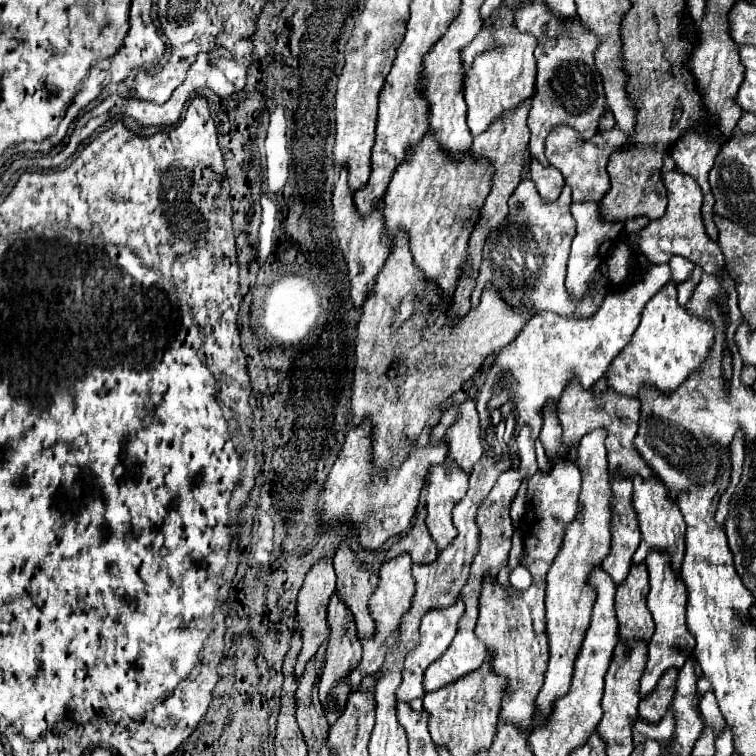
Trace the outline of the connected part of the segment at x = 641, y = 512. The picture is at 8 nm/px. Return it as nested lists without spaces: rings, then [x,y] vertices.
[[[654,474],[652,478],[644,480],[642,476],[634,476],[634,494],[632,494],[632,504],[634,510],[638,512],[638,526],[640,526],[640,546],[634,552],[634,564],[644,562],[644,558],[648,556],[648,552],[652,548],[660,548],[670,552],[672,556],[672,566],[678,570],[684,558],[684,532],[686,532],[686,522],[684,516],[674,500],[674,496],[670,496],[670,488],[666,488],[666,484],[662,484],[662,480]]]

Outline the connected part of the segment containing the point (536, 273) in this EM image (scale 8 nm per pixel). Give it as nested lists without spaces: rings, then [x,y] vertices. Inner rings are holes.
[[[524,179],[510,197],[510,216],[506,224],[494,230],[484,246],[484,258],[480,266],[480,274],[476,280],[476,288],[472,292],[472,304],[476,306],[480,300],[480,292],[486,282],[492,282],[498,292],[508,300],[514,308],[530,306],[534,314],[538,312],[554,312],[558,316],[594,316],[598,304],[602,304],[602,296],[594,292],[594,296],[584,296],[584,302],[574,304],[570,294],[566,292],[564,276],[568,264],[570,242],[574,238],[574,218],[570,214],[572,194],[570,186],[564,186],[560,198],[556,202],[546,204],[541,199],[531,179]]]

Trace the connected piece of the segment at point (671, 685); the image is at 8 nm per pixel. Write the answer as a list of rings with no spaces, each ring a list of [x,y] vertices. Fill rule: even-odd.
[[[670,668],[670,672],[666,672],[666,676],[662,676],[662,680],[658,680],[658,688],[654,688],[650,698],[642,700],[638,706],[640,718],[644,718],[650,724],[656,724],[662,720],[662,716],[666,714],[666,710],[672,702],[674,692],[676,692],[676,676],[678,676],[678,670]]]

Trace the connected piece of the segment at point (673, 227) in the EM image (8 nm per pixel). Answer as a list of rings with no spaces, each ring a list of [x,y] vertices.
[[[678,170],[664,172],[662,178],[664,178],[666,192],[668,192],[668,206],[666,206],[664,216],[658,220],[650,220],[646,228],[632,234],[628,240],[636,244],[638,250],[654,264],[666,264],[672,256],[682,256],[690,260],[692,264],[700,266],[704,274],[714,274],[716,266],[718,268],[724,266],[724,258],[722,258],[720,246],[706,236],[704,224],[702,224],[702,216],[700,216],[702,190],[698,188],[692,176],[686,176],[684,172],[678,172]]]

